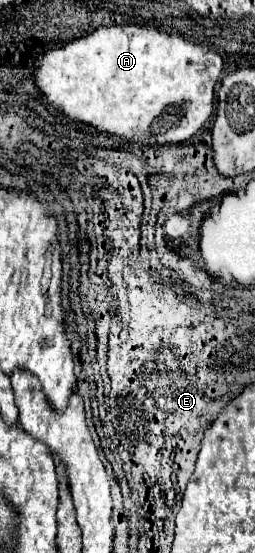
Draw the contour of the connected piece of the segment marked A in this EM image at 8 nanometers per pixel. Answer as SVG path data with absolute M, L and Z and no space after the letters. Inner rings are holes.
M102 25L94 33L74 39L68 45L48 51L36 59L36 85L48 103L64 111L70 119L82 121L110 135L158 145L178 145L190 139L210 119L214 109L214 85L222 71L222 57L200 43L192 43L182 35L170 35L148 25Z

